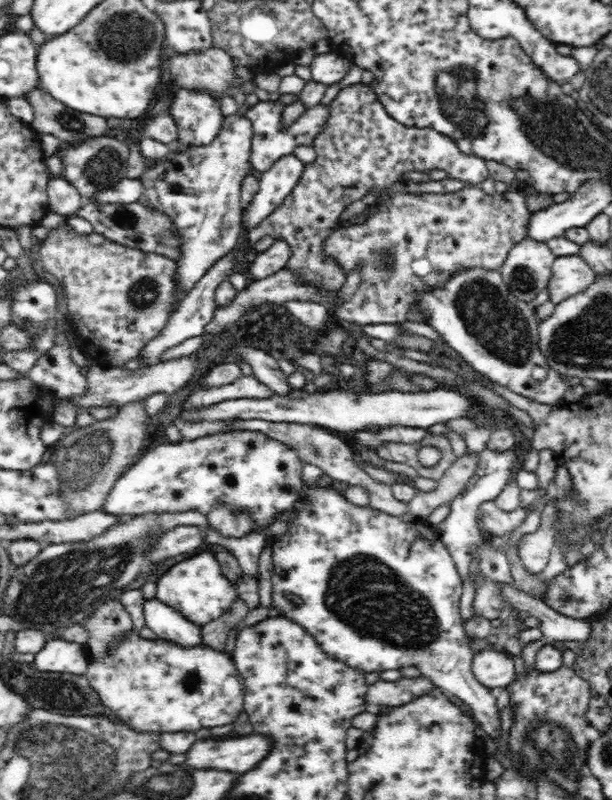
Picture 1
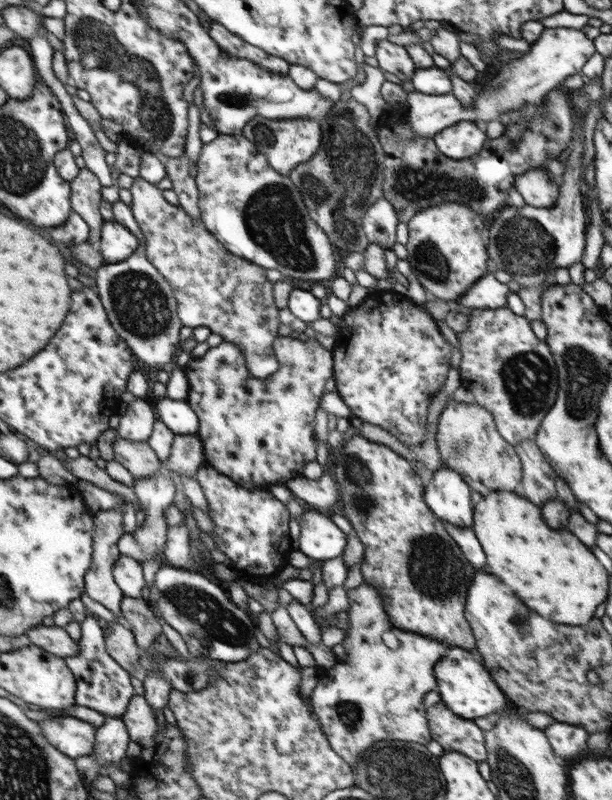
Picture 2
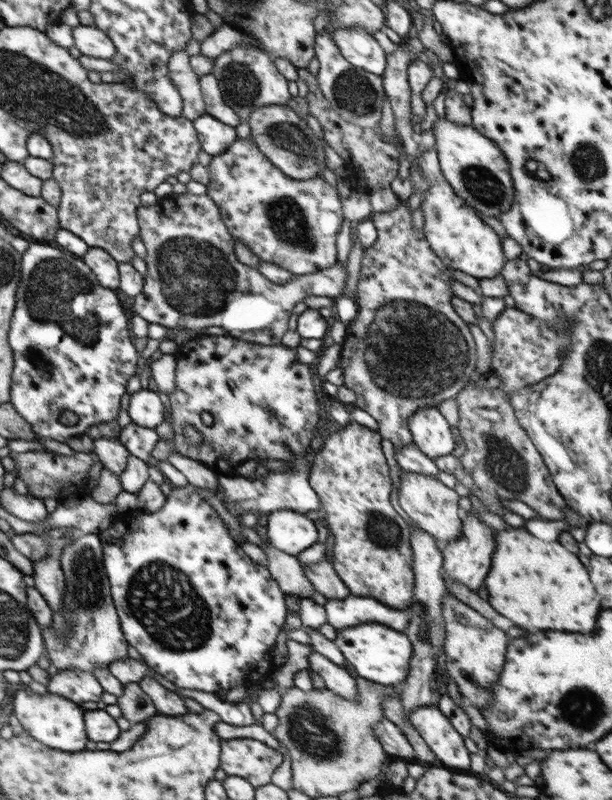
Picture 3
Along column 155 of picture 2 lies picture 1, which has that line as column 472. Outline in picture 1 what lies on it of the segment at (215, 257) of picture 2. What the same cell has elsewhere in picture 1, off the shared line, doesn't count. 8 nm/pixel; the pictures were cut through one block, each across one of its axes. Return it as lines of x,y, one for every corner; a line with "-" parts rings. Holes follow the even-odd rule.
468,186
468,188
464,188
464,190
458,190
452,193
396,193
394,196
390,197
389,200
386,200
383,204
376,206
374,214
369,216
367,220
363,224
358,225
348,225
346,228
342,228
339,226
330,236
325,240
324,250
328,252
328,254
332,255
337,262
340,263
342,267
344,267
344,271
346,275
351,272
354,268
360,268
362,271
361,277
362,281
358,286
358,290
356,293
352,295
349,300
341,300
338,297
339,291
334,291
333,293
328,294
328,296
319,296
316,294
316,290
308,289
308,286
304,284
300,284
296,279
296,275
291,273
290,270
286,270
282,268
279,272
268,276
267,278
253,281
249,280
246,288
244,290
240,290
240,292
235,294
235,297
231,299
230,304
226,306
216,306
214,309
214,314
212,315
210,322
206,323
204,328
204,333
210,332
212,334
216,334
216,332
222,332
222,330
226,330
226,328
230,328
233,324
236,324
246,312
251,311
255,306
260,306
260,304
268,304
269,302
276,303
285,303
286,301
293,300
302,300
302,301
312,301
317,303
326,303
326,306
330,308
330,313
333,317
338,318
338,320
342,320
343,322
354,322
358,325
365,324
401,324
405,320
414,321
414,322
424,322
425,318
423,318
423,314
419,312
419,308
417,308
417,304
415,304
415,296
419,294
424,294
424,292
428,292
430,287
426,286
426,282
440,282
442,283
442,278
446,278
446,274
450,274
450,270
454,270
454,266
459,267
485,267
486,270
500,270
502,263
506,260
507,254
512,250
515,244
518,244
522,239
527,238
527,226
528,220
530,220
530,212
527,208
527,201
524,200
524,197
520,196
518,192
504,192
504,194
486,194
482,188
478,188
478,186

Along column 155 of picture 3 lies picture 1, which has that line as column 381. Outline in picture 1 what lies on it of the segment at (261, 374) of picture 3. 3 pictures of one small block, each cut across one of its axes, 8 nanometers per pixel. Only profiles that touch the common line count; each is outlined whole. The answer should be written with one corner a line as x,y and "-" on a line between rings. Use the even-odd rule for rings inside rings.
428,432
422,440
414,444
383,443
375,449
378,456
386,460
394,460
396,462
404,462
413,466
419,473
419,476
424,478
432,478
438,480
452,466
452,463
457,459
454,455
454,449
450,445
450,441
444,440
444,437
-
424,446
437,447
441,452
442,458
439,463
427,469
418,462
418,451

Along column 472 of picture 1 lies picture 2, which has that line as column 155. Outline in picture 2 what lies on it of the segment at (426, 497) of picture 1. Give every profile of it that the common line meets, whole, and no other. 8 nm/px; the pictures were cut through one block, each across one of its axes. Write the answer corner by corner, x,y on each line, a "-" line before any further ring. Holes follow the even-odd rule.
118,436
113,444
113,453
115,460
136,479
153,477
159,473
161,461
146,441
136,442

